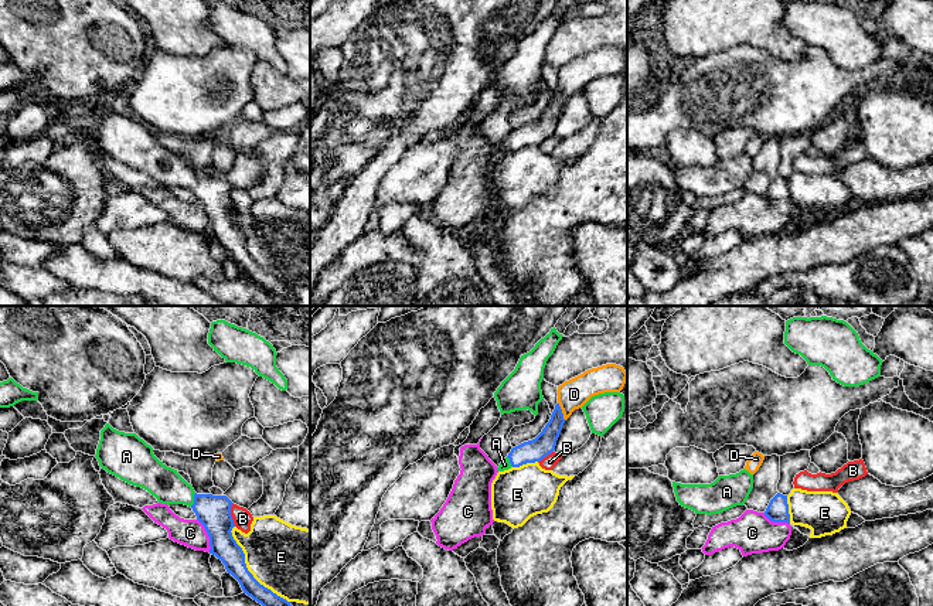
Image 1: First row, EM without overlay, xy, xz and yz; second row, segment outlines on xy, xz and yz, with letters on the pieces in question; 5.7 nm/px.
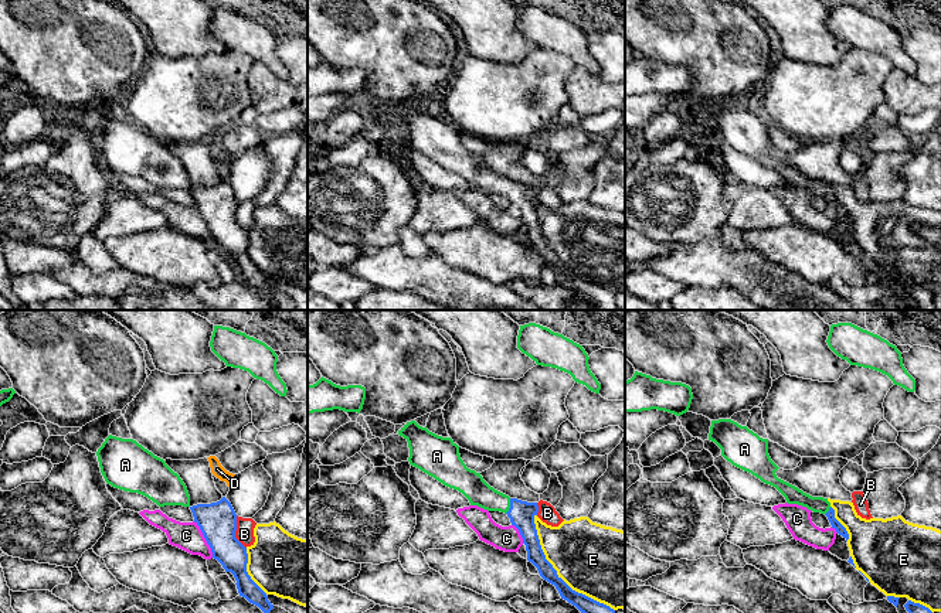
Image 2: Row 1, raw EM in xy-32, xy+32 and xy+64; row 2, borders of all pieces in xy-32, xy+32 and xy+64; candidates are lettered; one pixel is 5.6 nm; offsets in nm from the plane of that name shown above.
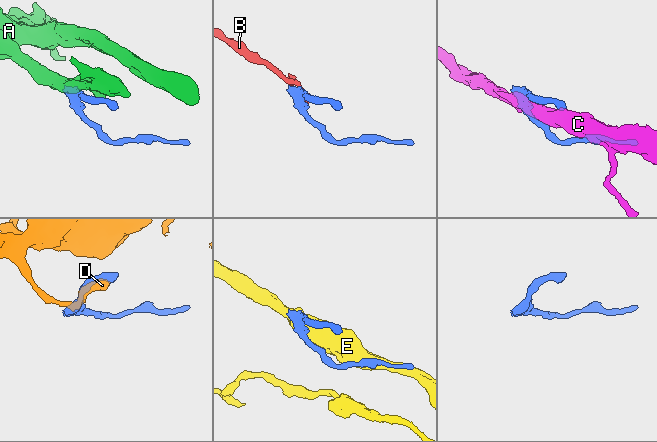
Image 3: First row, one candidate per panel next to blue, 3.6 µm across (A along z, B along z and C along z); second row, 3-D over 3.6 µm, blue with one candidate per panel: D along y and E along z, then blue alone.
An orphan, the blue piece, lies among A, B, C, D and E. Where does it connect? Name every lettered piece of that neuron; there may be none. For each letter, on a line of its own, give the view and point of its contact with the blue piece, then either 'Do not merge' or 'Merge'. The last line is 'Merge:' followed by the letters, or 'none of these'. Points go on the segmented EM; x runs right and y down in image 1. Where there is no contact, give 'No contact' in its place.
A: Touches blue at xy (194, 500). Merge
B: Touches blue at xy (230, 514). Do not merge
C: Touches blue at xy (208, 535). Do not merge
D: Touches blue at xz (561, 411). Do not merge
E: Touches blue at xy (247, 569). Do not merge
Merge: A

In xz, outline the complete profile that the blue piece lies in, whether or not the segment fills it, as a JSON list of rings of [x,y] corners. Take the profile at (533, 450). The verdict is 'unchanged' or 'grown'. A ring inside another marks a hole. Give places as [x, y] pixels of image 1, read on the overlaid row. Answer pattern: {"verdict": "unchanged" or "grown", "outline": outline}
{"verdict": "grown", "outline": [[[556,404],[549,422],[545,425],[542,432],[535,439],[513,447],[508,456],[500,463],[497,470],[504,471],[527,463],[541,462],[544,457],[555,450],[556,440],[563,423],[565,419],[562,409],[559,404]]]}

